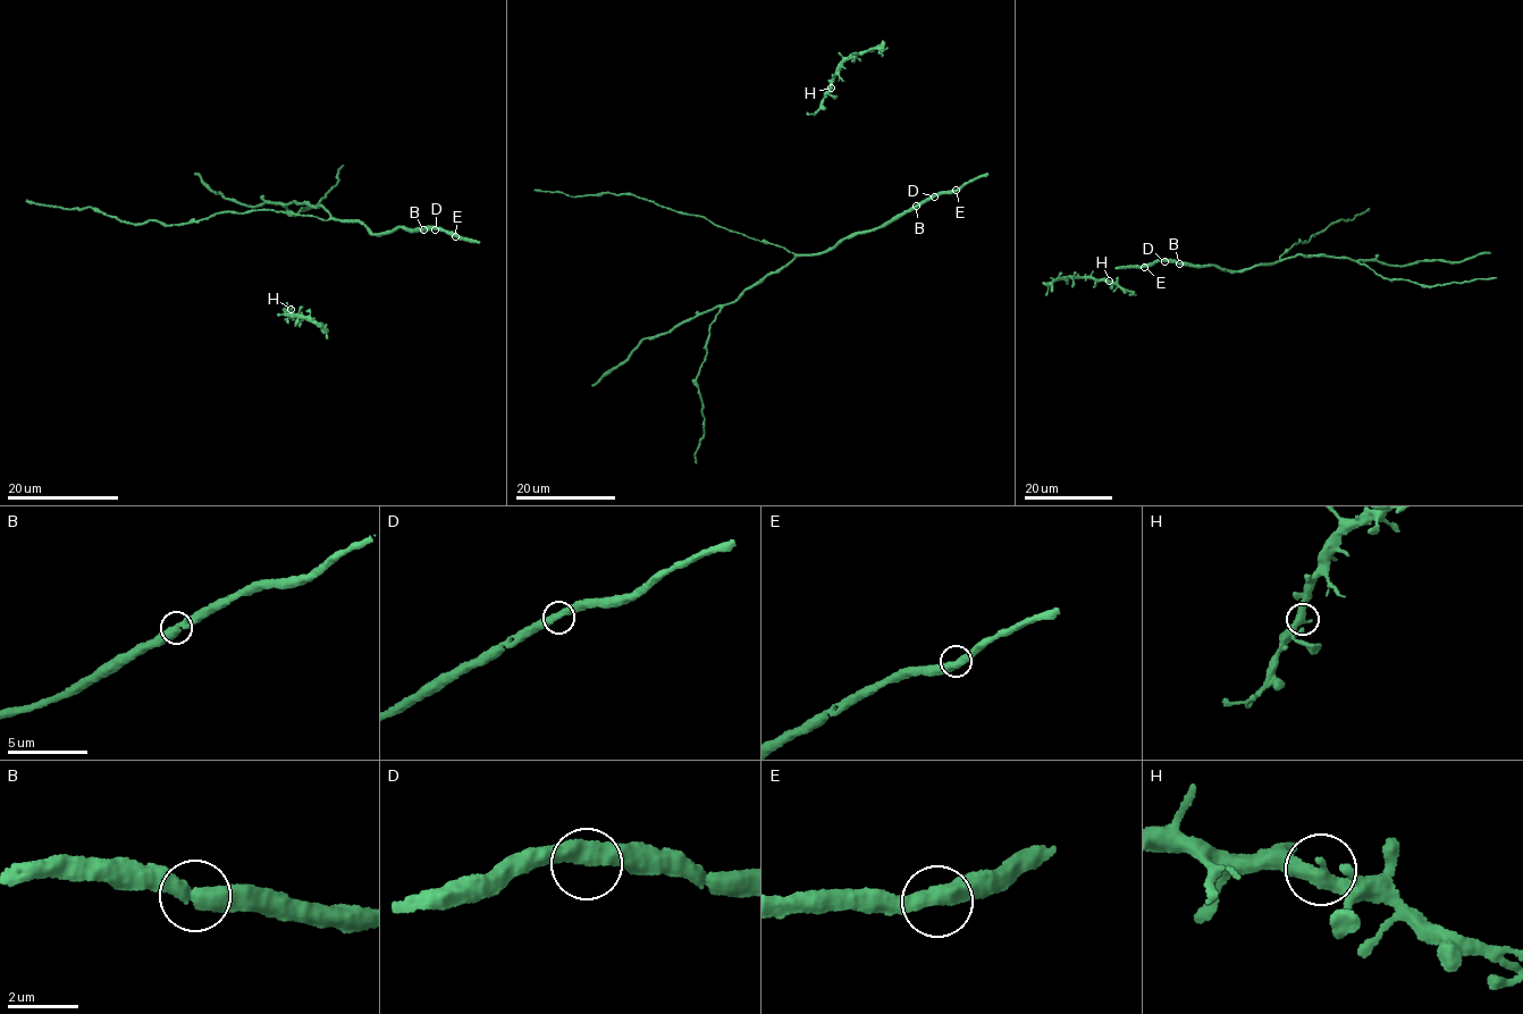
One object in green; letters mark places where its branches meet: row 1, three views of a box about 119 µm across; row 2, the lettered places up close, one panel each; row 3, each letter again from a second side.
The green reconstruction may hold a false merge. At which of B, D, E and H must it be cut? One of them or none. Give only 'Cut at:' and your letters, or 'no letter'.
Cut at: no letter

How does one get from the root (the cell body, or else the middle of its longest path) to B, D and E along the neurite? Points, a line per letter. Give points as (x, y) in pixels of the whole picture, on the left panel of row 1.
B: (363, 223), (372, 233), (381, 235), (401, 227), (423, 229)
D: (363, 223), (372, 233), (381, 235), (401, 227), (414, 231), (435, 229)
E: (363, 223), (379, 235), (401, 227), (423, 231), (430, 227), (453, 232), (455, 236)

